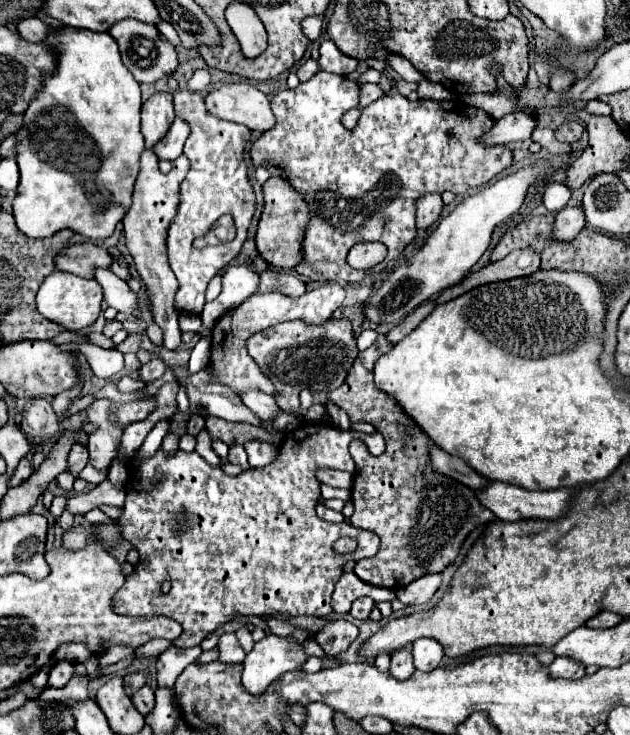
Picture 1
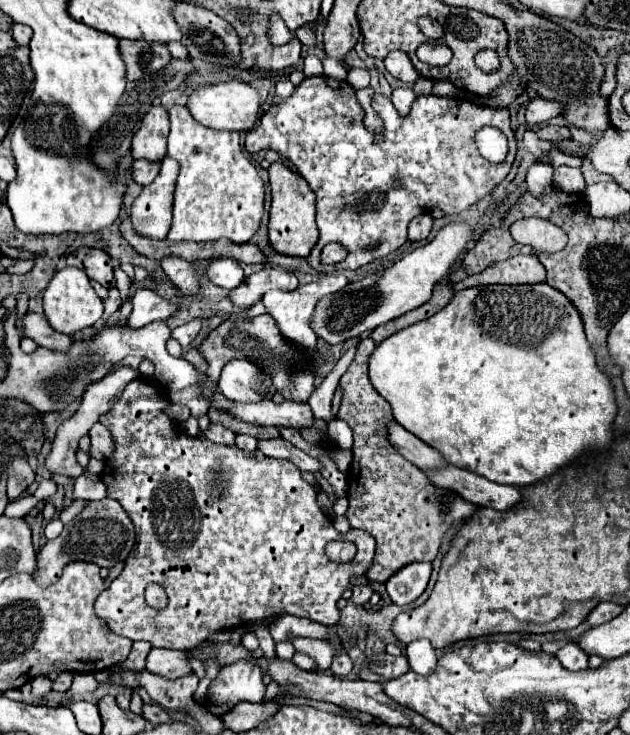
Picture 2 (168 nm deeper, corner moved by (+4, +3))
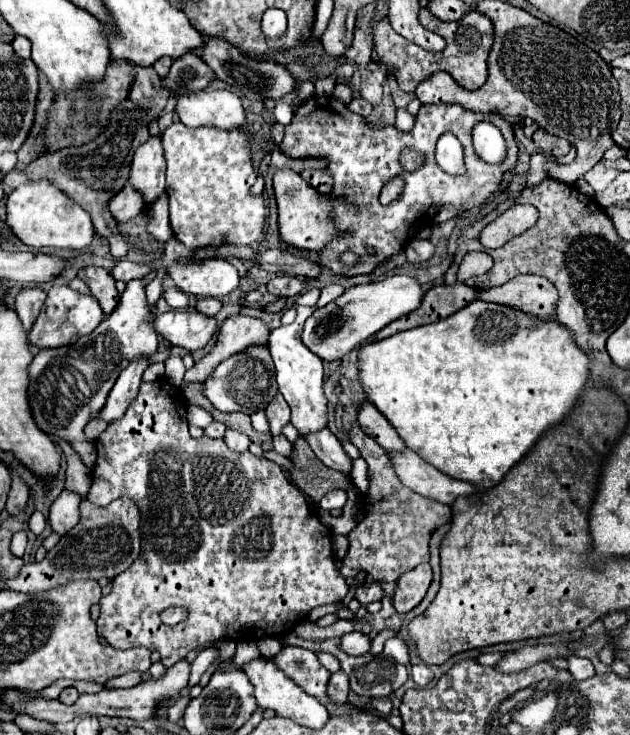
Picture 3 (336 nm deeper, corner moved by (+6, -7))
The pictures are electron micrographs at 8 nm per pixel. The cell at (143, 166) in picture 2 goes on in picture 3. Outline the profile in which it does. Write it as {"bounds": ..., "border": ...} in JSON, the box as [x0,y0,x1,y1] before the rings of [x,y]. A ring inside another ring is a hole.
{"bounds":[111,183,143,223],"border":[[[125,183],[123,191],[119,191],[119,195],[115,195],[115,199],[111,199],[111,213],[115,215],[117,223],[129,221],[135,215],[139,215],[141,211],[143,211],[143,195],[139,191],[135,191],[131,183]]]}

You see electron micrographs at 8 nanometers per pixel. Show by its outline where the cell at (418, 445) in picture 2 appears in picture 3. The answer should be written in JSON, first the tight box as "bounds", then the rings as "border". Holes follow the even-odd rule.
{"bounds":[359,401,407,453],"border":[[[363,401],[363,407],[359,411],[359,425],[387,453],[397,453],[397,451],[405,451],[407,449],[405,441],[399,437],[395,427],[369,401]]]}

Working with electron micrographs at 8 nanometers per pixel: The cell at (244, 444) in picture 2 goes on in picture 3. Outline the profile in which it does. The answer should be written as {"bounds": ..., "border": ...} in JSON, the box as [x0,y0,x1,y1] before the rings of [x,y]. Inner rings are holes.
{"bounds":[223,429,251,453],"border":[[[227,429],[227,435],[225,435],[223,441],[225,441],[227,447],[229,447],[231,451],[235,451],[235,453],[243,453],[243,451],[247,451],[249,445],[251,445],[251,441],[247,439],[247,435],[243,435],[243,433],[239,433],[239,431],[231,431],[231,429]]]}

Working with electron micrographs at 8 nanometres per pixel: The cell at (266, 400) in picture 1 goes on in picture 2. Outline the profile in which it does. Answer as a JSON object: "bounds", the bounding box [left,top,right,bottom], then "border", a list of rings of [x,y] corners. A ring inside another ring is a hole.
{"bounds":[219,359,273,403],"border":[[[233,359],[223,365],[219,389],[229,401],[239,403],[259,403],[273,397],[271,377],[247,359]]]}

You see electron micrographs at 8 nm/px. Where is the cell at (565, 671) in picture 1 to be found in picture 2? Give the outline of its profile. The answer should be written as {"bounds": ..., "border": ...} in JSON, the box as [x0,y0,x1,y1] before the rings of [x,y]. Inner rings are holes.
{"bounds":[555,643,589,671],"border":[[[567,643],[563,649],[555,653],[555,657],[561,661],[561,665],[569,671],[583,671],[589,667],[589,655],[577,645],[577,643]]]}

